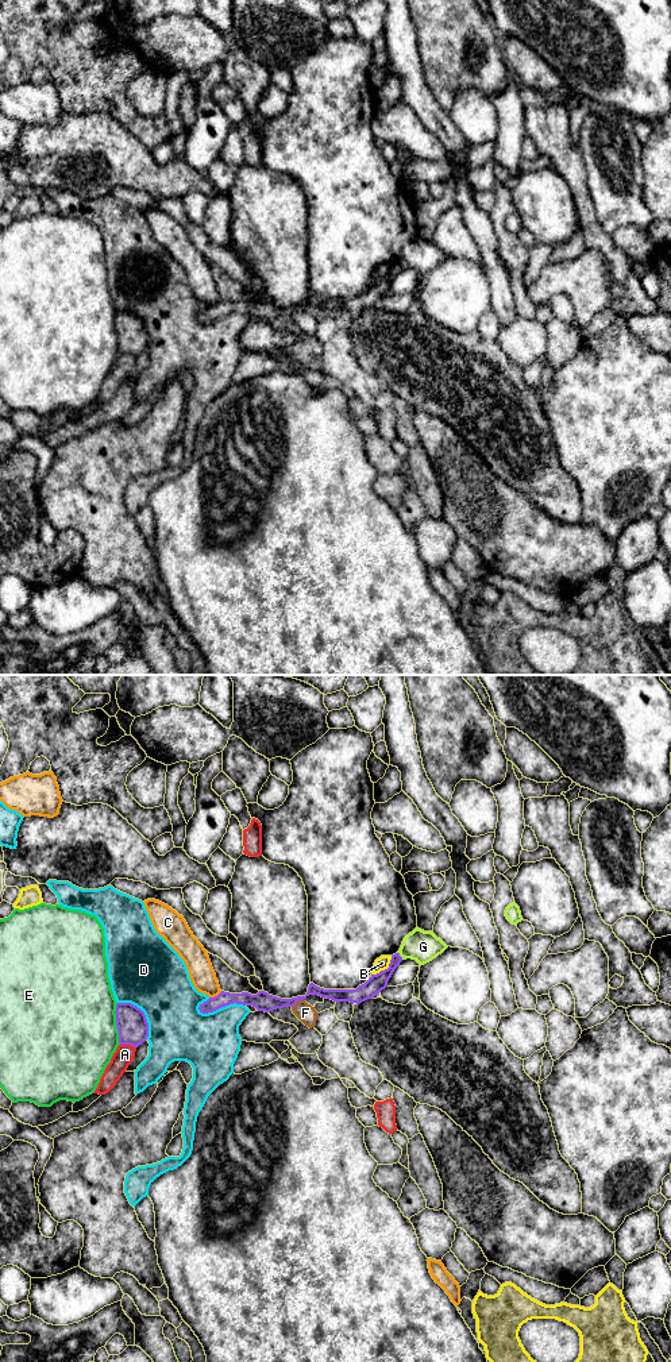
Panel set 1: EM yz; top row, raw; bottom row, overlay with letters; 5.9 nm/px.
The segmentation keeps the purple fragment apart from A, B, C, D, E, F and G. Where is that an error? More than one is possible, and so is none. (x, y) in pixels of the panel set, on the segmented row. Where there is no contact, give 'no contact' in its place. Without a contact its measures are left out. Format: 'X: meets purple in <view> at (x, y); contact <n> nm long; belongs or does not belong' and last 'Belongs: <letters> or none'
A: meets purple in yz at (128, 1044); contact 100 nm long; does not belong
B: meets purple in yz at (385, 969); contact 170 nm long; does not belong
C: meets purple in yz at (215, 996); contact 90 nm long; does not belong
D: meets purple in yz at (220, 1007); contact 280 nm long; does not belong
E: meets purple in yz at (116, 1023); contact 240 nm long; does not belong
F: meets purple in yz at (297, 1000); contact 90 nm long; does not belong
G: meets purple in yz at (400, 956); contact 50 nm long; does not belong
Belongs: none

